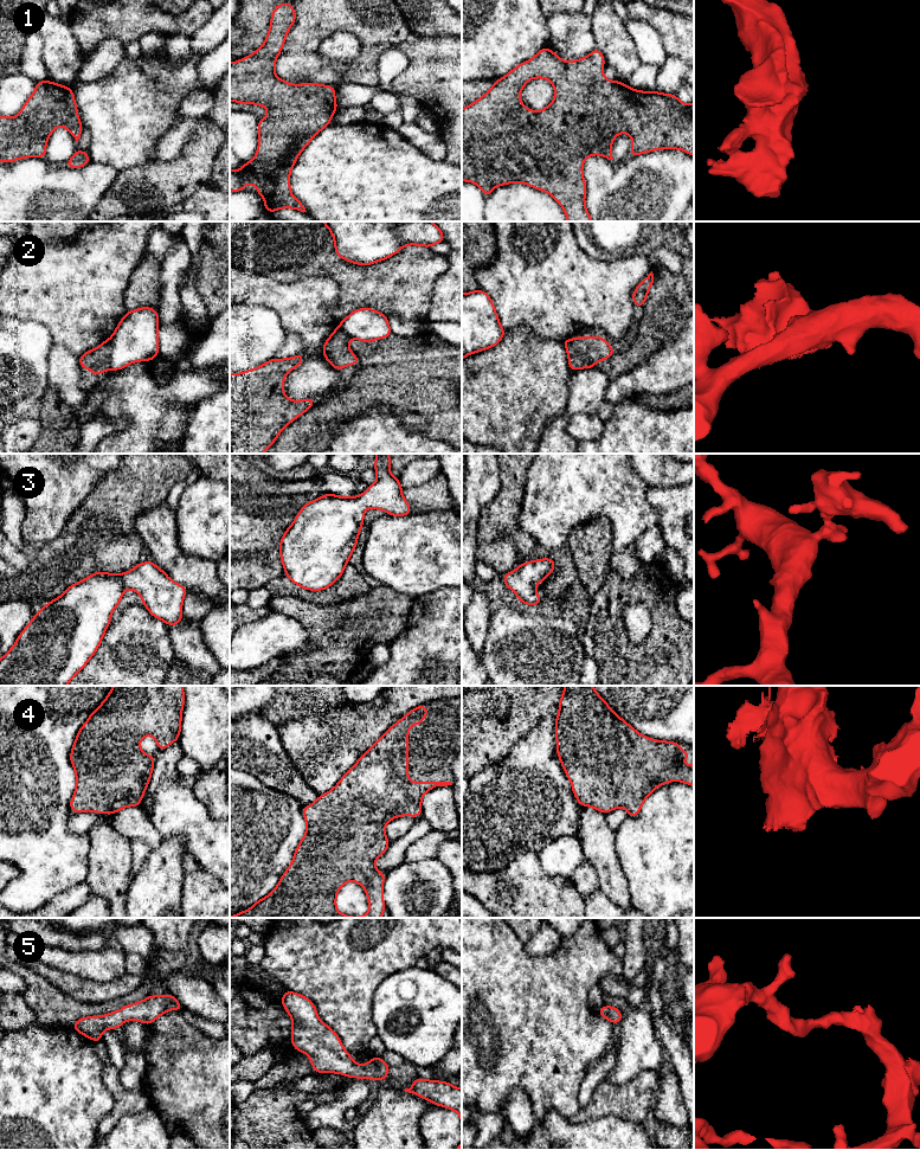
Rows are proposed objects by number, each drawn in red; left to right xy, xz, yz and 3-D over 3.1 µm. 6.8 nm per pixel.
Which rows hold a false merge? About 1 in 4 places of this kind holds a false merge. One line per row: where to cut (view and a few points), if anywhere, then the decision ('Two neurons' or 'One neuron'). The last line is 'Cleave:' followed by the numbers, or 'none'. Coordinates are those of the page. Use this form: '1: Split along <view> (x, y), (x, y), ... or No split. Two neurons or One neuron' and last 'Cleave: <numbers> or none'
1: No split. One neuron
2: Split along xy (108, 340), (111, 367). Two neurons
3: No split. One neuron
4: No split. One neuron
5: No split. One neuron
Cleave: 2

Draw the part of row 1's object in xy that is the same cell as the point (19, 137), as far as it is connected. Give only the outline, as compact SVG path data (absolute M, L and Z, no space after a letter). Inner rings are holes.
M39 81L17 116L0 116L0 161L44 159L47 140L58 127L65 127L76 142L81 139L83 126L72 88Z

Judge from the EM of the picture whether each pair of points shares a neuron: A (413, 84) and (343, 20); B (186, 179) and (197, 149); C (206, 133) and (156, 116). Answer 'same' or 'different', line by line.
A: same
B: same
C: different

